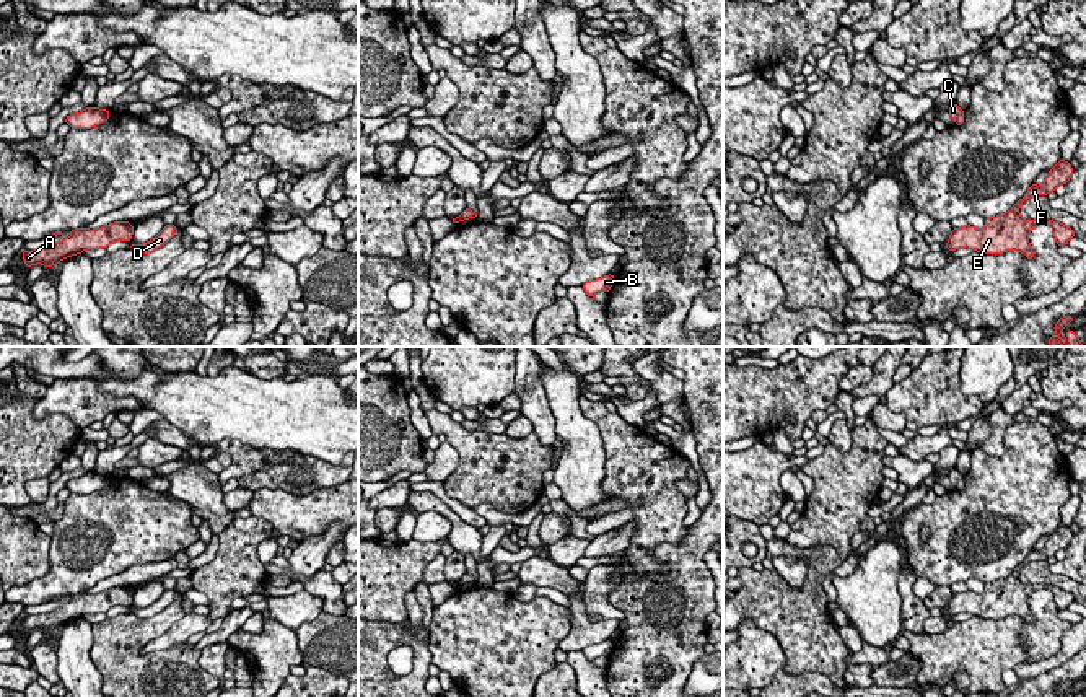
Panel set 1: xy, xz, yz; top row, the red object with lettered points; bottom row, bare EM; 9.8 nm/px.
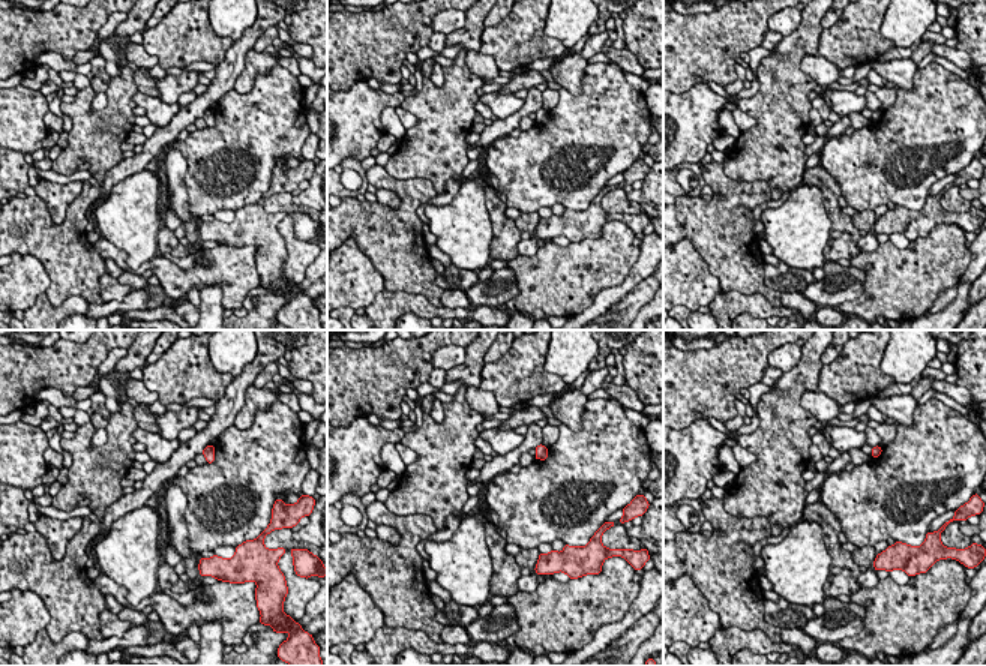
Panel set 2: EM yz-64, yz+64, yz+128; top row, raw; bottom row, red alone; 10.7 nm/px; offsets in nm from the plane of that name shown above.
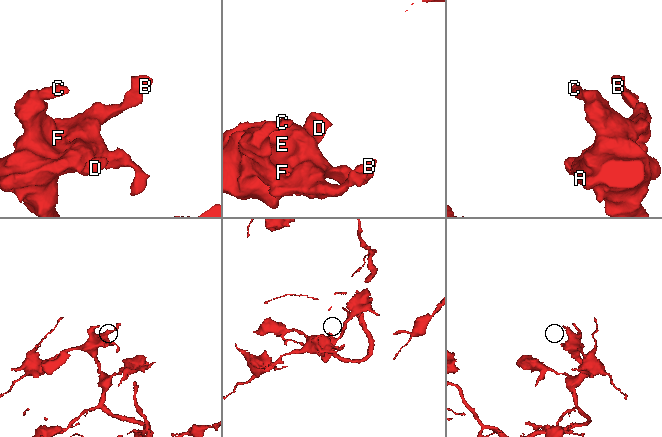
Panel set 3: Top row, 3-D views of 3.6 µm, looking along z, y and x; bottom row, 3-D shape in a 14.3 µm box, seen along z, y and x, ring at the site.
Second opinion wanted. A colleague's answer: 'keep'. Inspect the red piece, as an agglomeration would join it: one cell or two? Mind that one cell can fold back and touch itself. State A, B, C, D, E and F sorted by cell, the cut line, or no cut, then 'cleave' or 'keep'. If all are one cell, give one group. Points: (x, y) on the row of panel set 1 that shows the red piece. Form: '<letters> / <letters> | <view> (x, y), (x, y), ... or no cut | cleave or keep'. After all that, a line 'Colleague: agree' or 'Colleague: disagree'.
A B C D E F | no cut | keep
Colleague: agree

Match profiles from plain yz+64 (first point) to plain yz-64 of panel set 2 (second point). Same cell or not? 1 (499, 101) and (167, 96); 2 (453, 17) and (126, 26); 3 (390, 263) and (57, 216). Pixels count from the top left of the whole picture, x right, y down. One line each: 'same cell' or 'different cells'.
1: different cells
2: different cells
3: different cells

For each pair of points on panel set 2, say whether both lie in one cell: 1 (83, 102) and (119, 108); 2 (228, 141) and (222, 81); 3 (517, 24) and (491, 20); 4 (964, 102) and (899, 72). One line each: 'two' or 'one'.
1: one
2: two
3: two
4: two

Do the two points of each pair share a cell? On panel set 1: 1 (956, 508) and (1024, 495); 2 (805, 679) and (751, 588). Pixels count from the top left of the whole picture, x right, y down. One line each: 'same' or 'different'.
1: same
2: different

